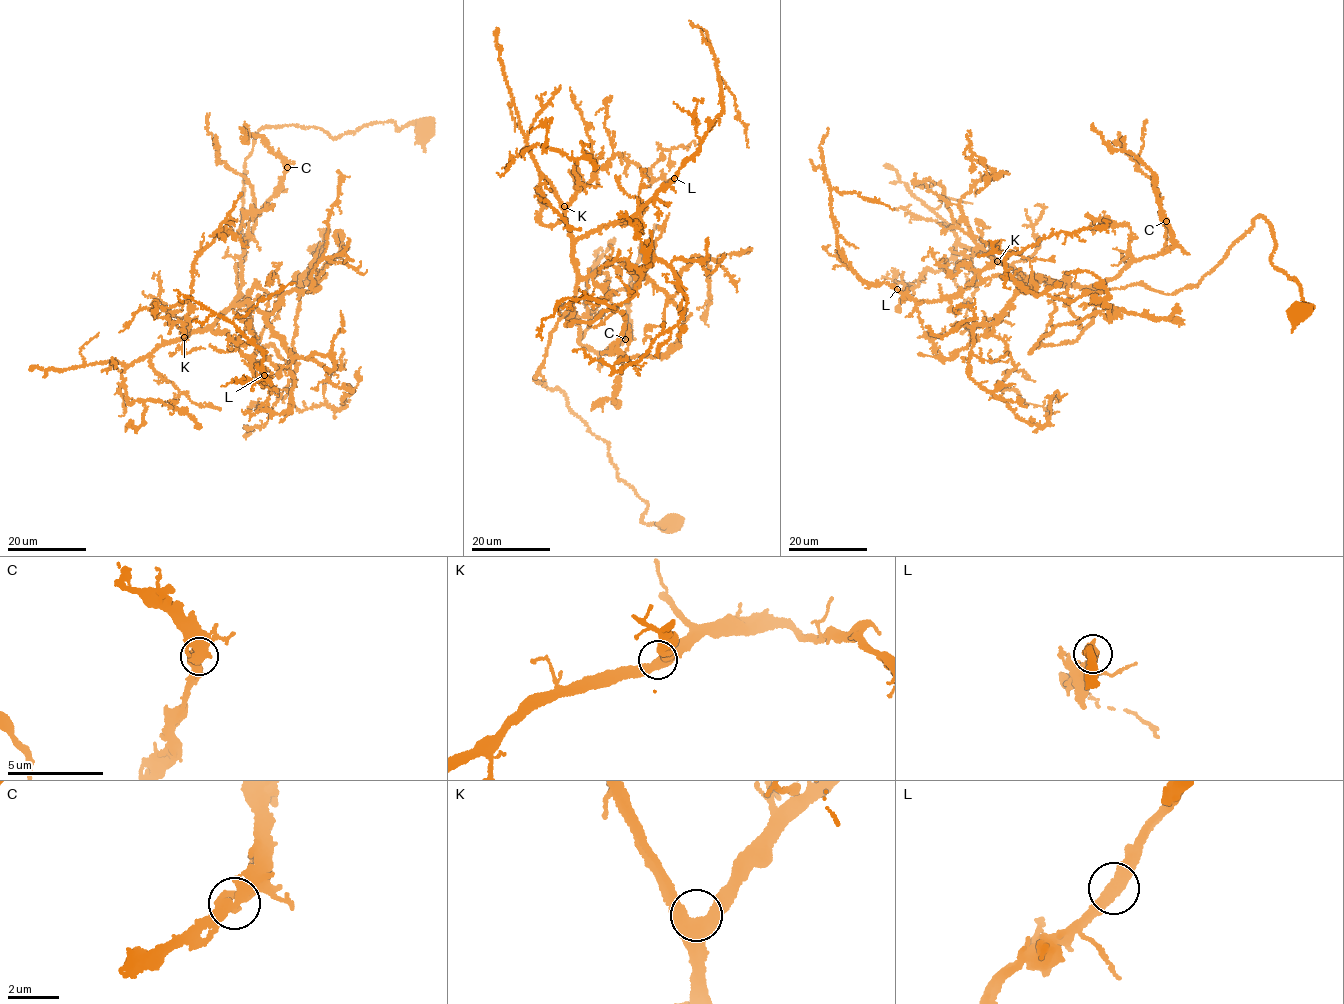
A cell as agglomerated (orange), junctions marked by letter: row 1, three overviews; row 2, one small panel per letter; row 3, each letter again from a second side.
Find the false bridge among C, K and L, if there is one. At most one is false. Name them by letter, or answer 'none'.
none

